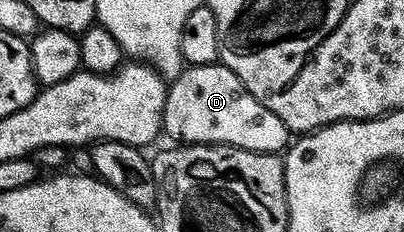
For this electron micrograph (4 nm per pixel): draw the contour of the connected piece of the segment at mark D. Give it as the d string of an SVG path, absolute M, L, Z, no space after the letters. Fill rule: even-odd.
M220 62L212 64L194 64L192 66L182 67L178 76L172 77L165 93L165 109L161 126L164 135L170 136L170 141L184 142L187 144L226 144L232 148L242 148L252 152L271 152L281 154L286 151L287 145L291 140L289 127L263 102L259 102L245 89L243 82L239 82L237 75L230 68L225 67Z

